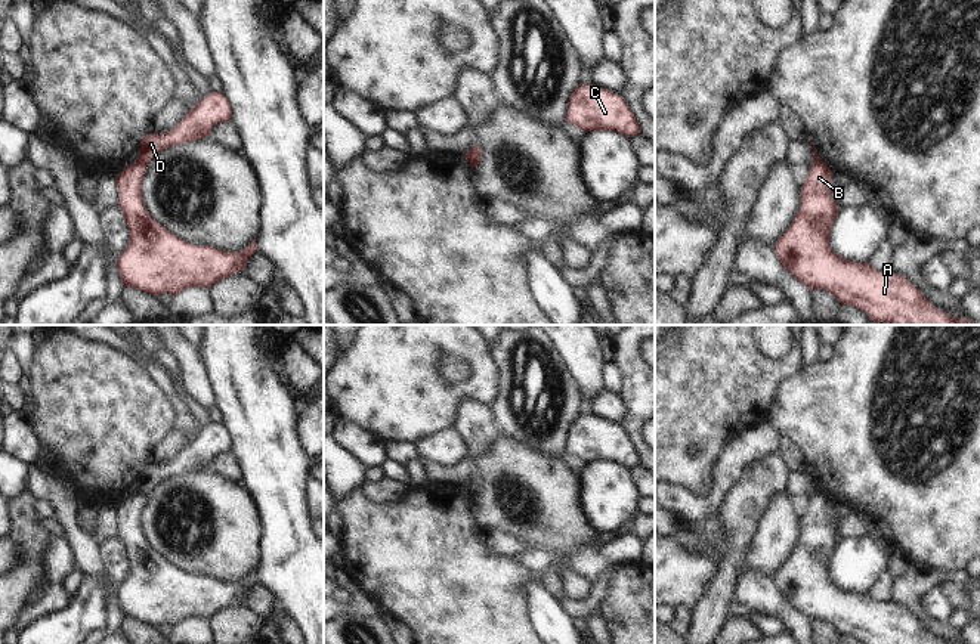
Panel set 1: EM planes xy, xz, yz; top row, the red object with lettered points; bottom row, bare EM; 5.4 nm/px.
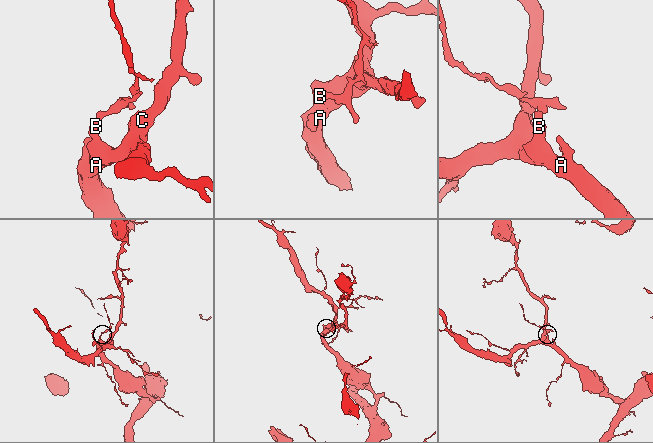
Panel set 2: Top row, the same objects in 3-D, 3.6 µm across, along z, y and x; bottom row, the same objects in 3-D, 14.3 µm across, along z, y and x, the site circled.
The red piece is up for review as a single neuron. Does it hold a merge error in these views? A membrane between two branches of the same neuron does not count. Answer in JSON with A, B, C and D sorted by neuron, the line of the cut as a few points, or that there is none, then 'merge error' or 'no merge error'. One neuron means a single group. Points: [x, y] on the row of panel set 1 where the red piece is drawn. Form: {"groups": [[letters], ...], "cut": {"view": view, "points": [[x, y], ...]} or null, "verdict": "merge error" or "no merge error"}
{"groups": [["A", "B", "C"], ["D"]], "cut": {"view": "xy", "points": [[136, 160], [145, 166]]}, "verdict": "merge error"}

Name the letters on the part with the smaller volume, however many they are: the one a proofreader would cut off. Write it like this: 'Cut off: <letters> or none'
Cut off: D

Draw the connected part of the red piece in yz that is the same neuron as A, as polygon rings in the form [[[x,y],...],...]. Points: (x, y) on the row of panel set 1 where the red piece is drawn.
[[[813,162],[803,180],[800,208],[791,226],[777,238],[773,248],[782,266],[810,291],[825,290],[843,304],[863,310],[871,321],[888,325],[976,325],[965,318],[952,318],[933,306],[905,276],[891,269],[877,270],[871,263],[851,261],[829,250],[829,230],[837,216],[831,196],[832,173],[822,162]]]

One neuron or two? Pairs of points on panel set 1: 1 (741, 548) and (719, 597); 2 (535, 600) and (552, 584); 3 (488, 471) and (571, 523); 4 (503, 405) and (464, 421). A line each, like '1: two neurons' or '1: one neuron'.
1: one neuron
2: two neurons
3: one neuron
4: two neurons

